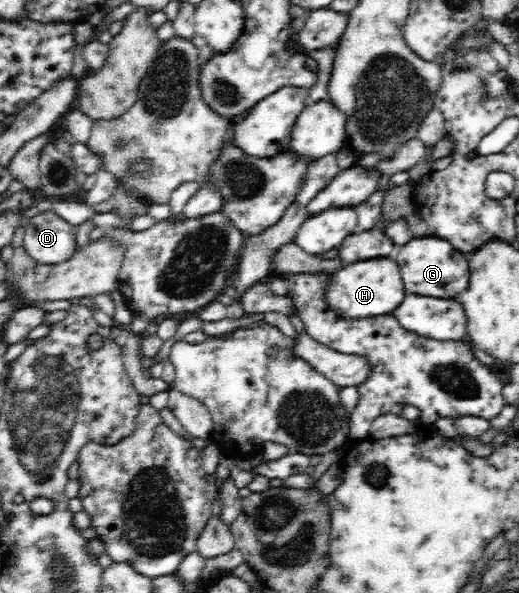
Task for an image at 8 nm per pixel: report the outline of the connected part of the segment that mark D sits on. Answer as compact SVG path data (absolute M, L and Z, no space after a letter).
M34 211L27 217L22 246L37 263L63 263L77 250L76 231L52 211Z

